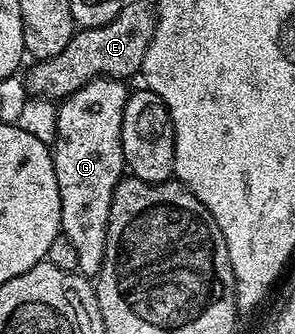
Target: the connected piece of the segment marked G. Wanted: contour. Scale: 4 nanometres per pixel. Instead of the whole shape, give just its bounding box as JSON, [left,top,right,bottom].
[52,77,128,277]

